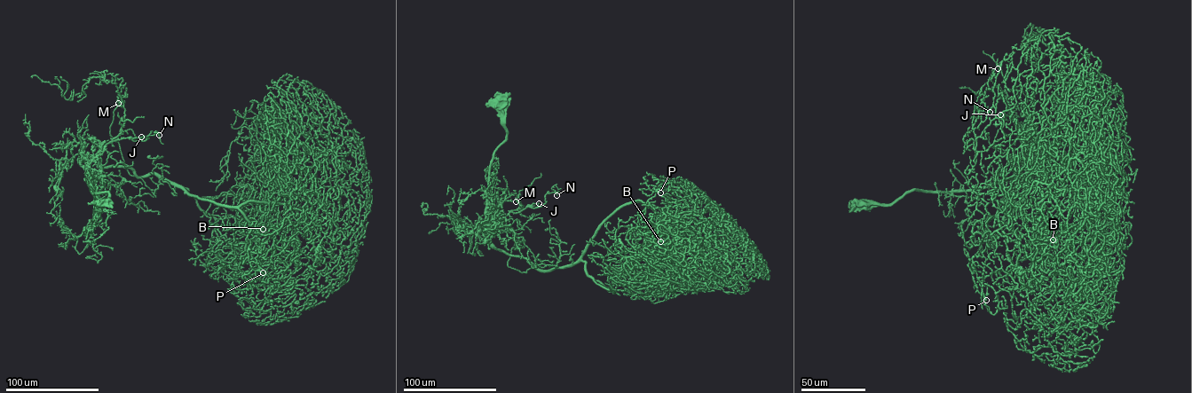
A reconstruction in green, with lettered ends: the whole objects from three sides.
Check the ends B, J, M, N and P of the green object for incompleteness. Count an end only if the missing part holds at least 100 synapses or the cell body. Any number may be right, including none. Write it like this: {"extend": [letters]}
{"extend": ["B", "P"]}

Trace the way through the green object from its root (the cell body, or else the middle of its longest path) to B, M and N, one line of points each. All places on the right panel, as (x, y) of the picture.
B: (859, 203), (981, 189), (1077, 154), (1092, 166), (1080, 184), (1119, 225), (1053, 239)
M: (859, 203), (892, 204), (913, 191), (981, 189), (1030, 175), (1036, 163), (1022, 126), (1011, 117), (998, 68)
N: (859, 203), (1030, 175), (1036, 166), (1022, 126), (990, 112)

